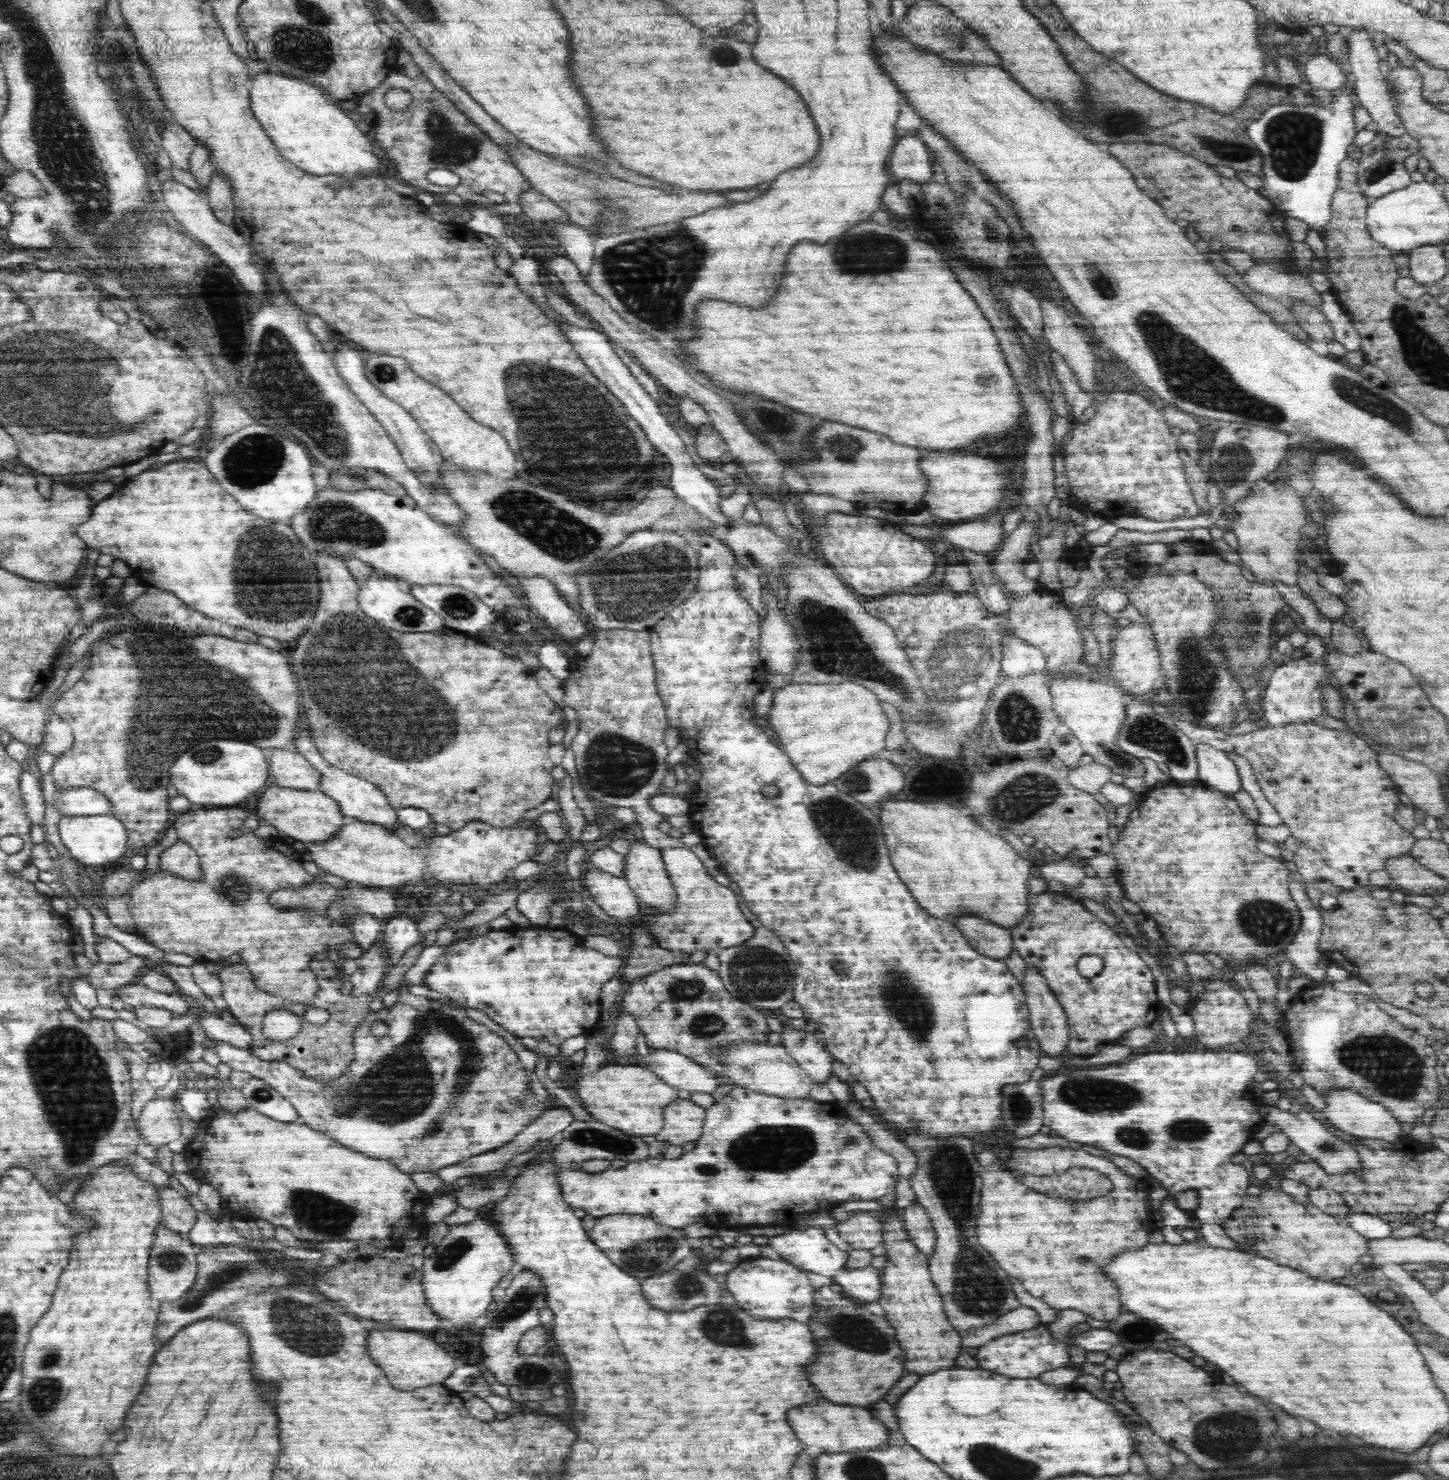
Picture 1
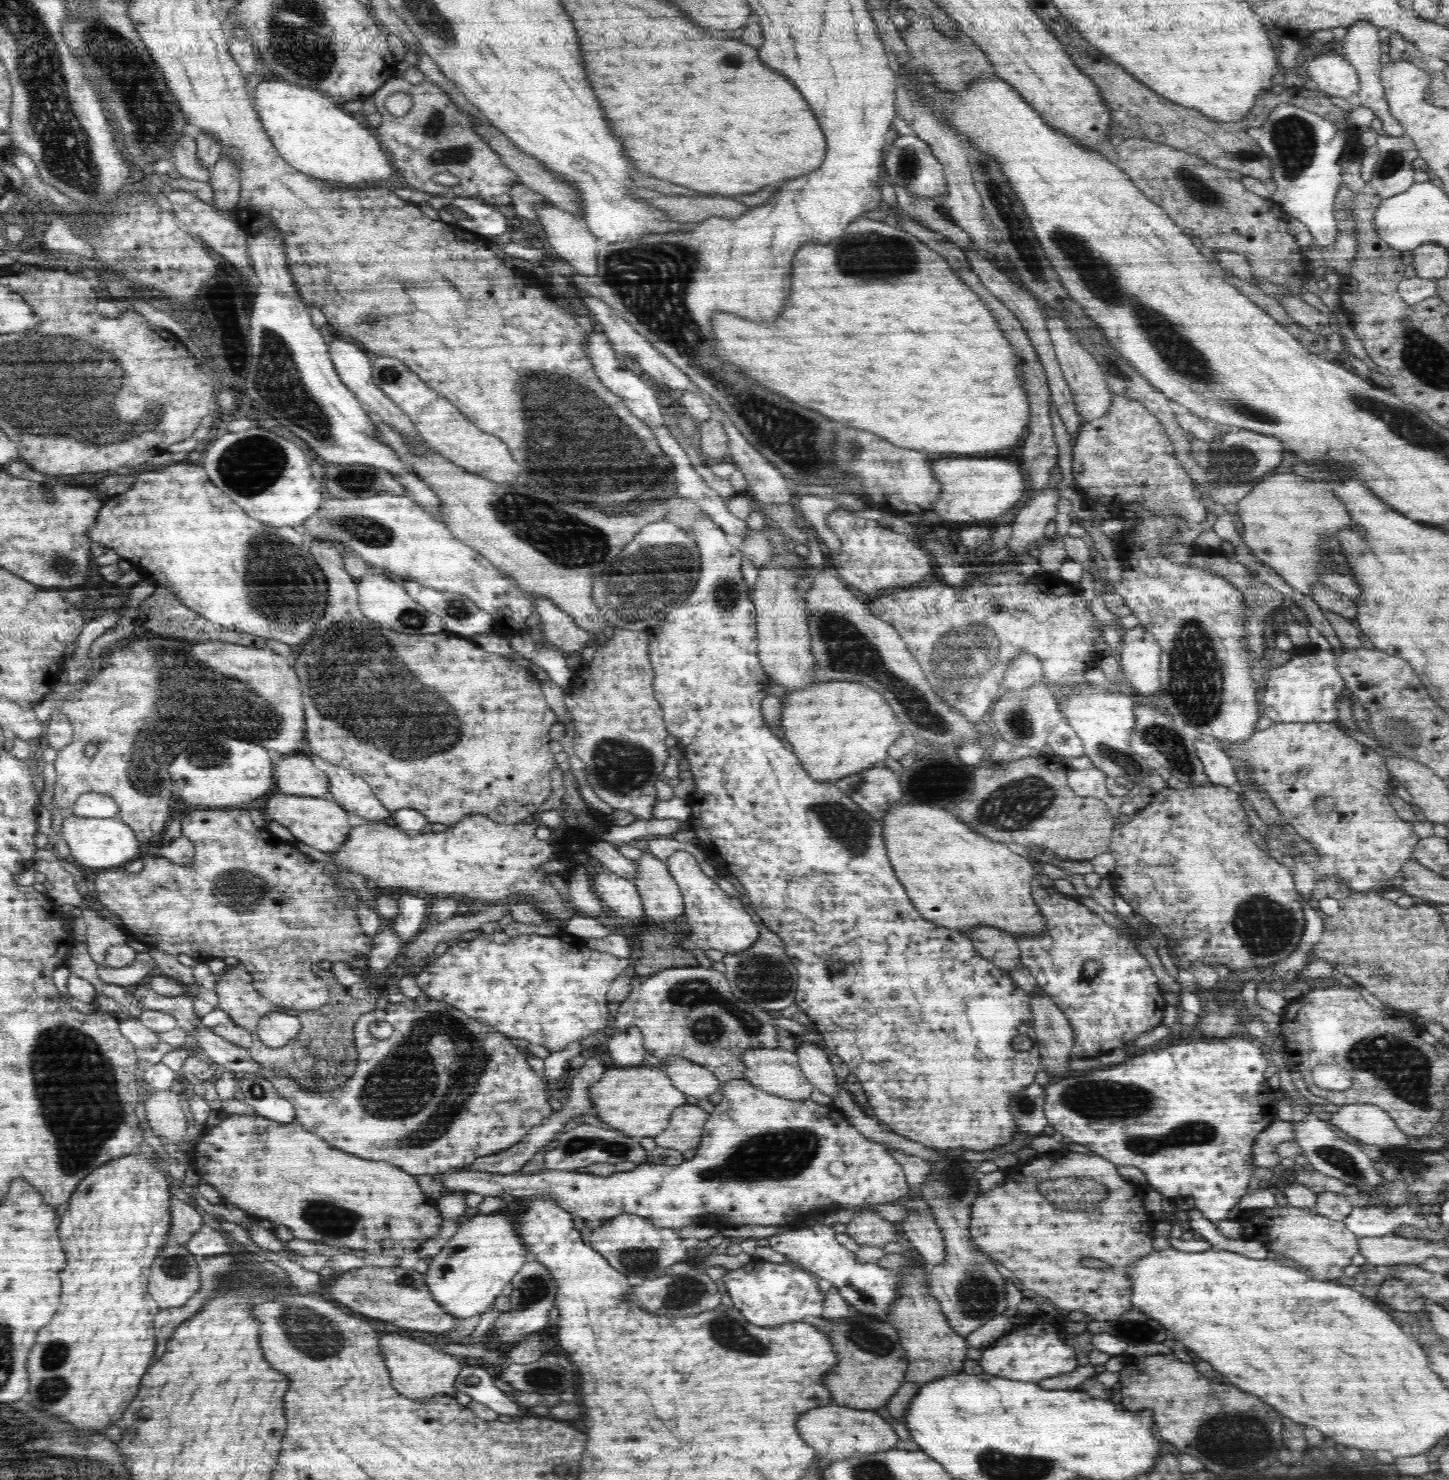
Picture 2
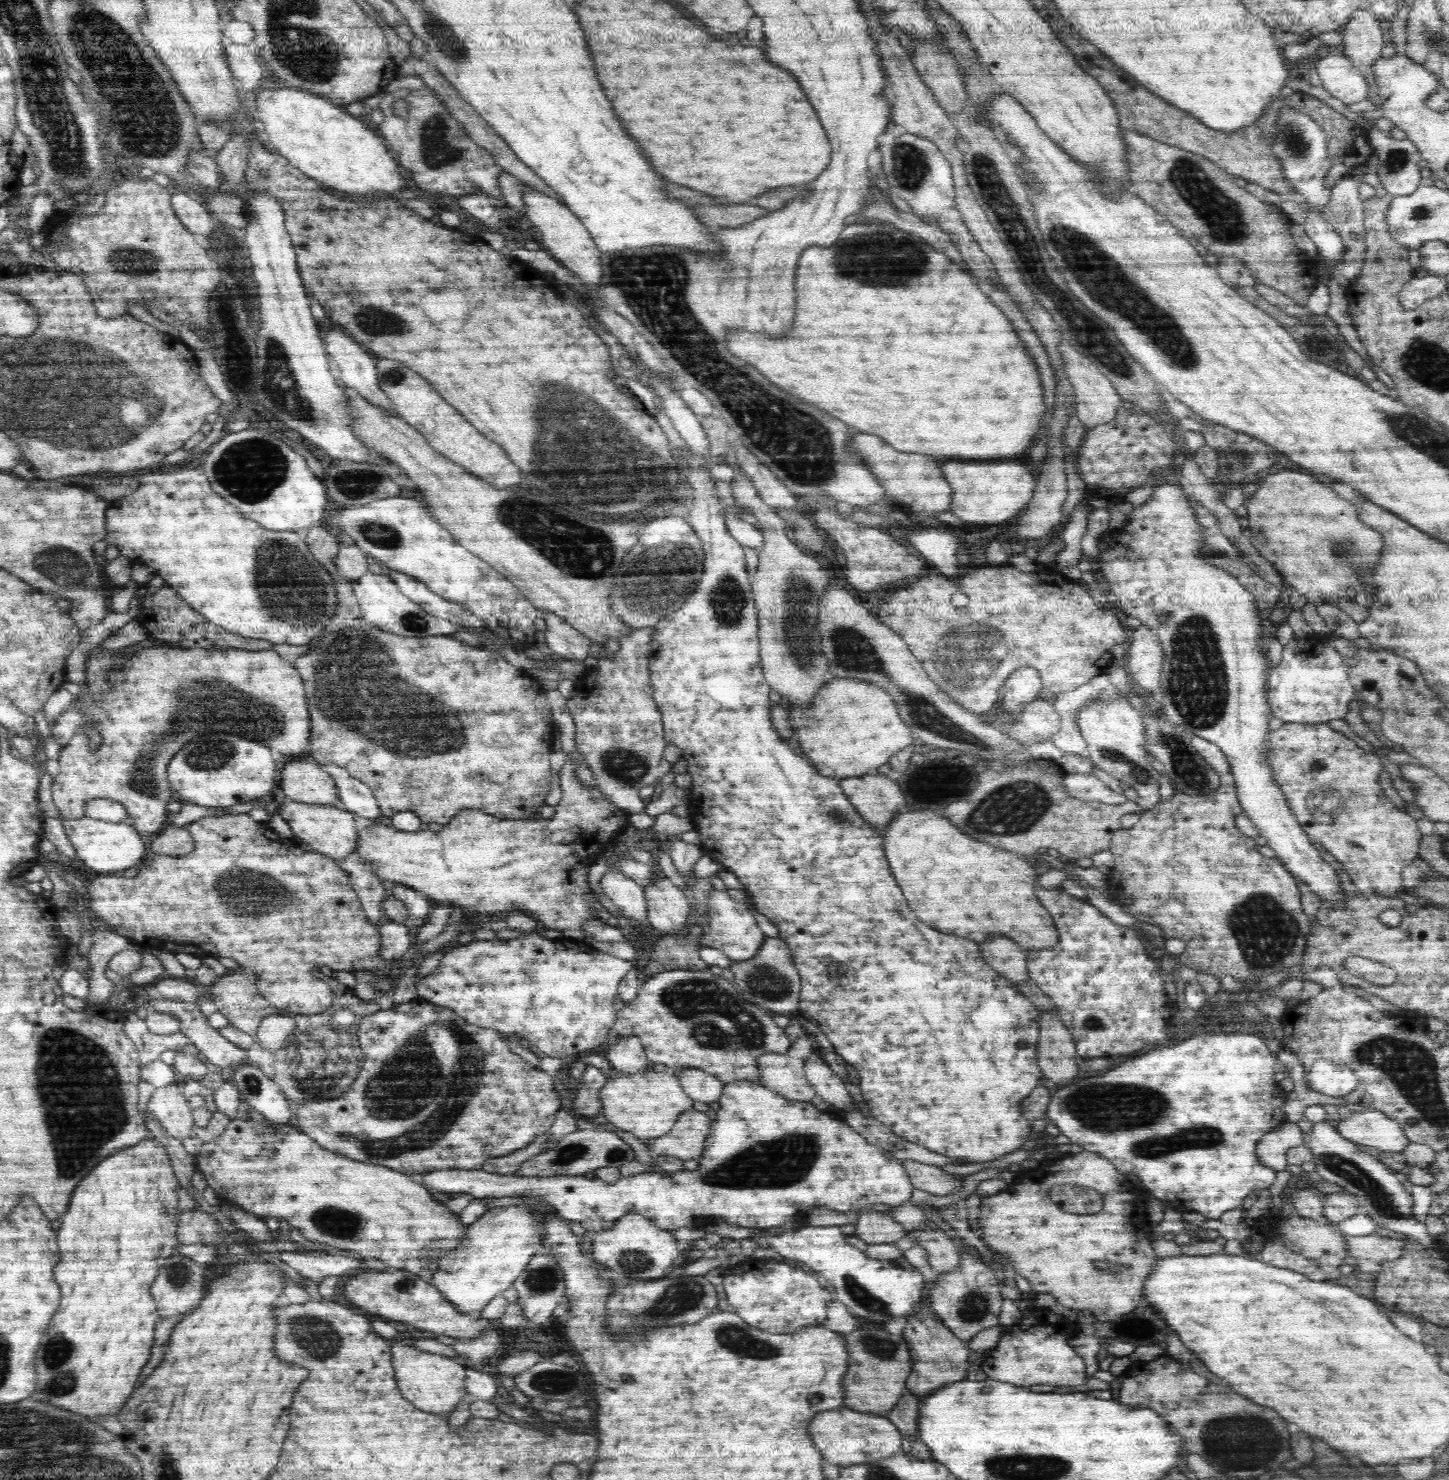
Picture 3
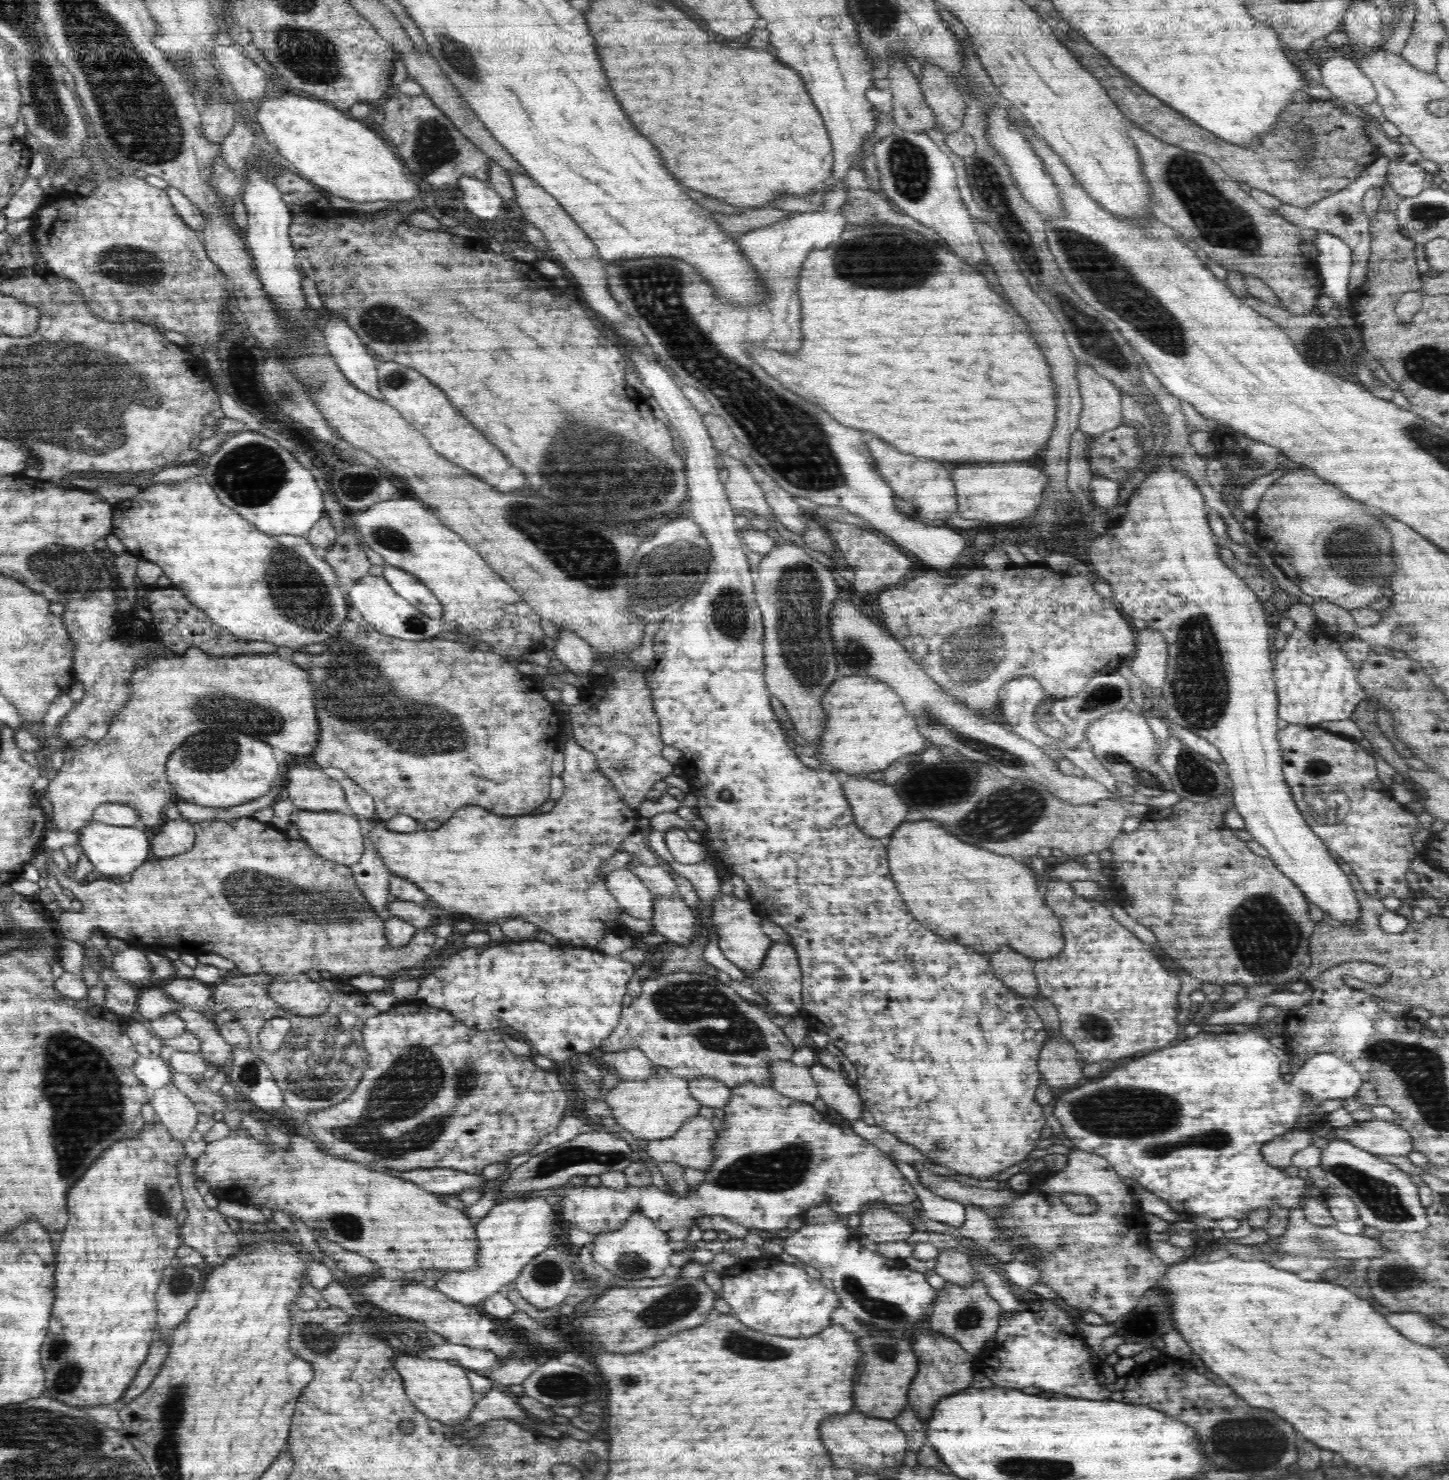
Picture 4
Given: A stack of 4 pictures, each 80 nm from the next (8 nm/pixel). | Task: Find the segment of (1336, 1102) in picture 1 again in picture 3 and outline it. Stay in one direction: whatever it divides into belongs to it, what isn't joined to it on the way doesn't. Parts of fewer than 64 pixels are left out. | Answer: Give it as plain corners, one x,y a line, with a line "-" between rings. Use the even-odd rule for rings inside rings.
1352,1107
1352,1111
1352,1115
1337,1125
1344,1138
1383,1152
1402,1152
1410,1144
1404,1129
1382,1111
1359,1107

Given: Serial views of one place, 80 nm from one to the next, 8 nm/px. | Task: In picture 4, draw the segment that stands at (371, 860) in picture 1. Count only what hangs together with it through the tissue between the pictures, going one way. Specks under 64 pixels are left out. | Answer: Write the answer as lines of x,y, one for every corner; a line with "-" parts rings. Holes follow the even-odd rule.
570,725
564,726
559,740
564,743
562,751
565,754
565,770
560,776
563,780
564,791
562,798
559,798
555,802
554,808
549,812
539,814
538,816
501,817
500,815
488,812
488,810
480,810
480,806
466,805
464,808
458,809
445,823
442,823
438,830
400,833
398,831
388,831
385,826
377,824
376,828
364,836
367,845
369,845
369,848
375,850
377,856
380,856
381,864
384,864
391,876
404,877
404,880
412,881
414,885
418,885
424,893
428,894
430,901
436,904
440,912
444,914
451,913
457,917
467,914
480,920
480,922
483,921
489,924
501,921
496,920
496,918
522,918
530,922
530,924
535,924
542,932
552,934
561,946
588,946
588,948
596,948
600,944
600,940
604,938
604,934
629,934
629,930
620,919
620,914
625,912
625,910
617,904
612,894
605,888
605,877
602,875
602,871
600,871
600,866
610,856
614,856
616,852
622,851
622,843
628,836
640,831
638,820
642,818
642,815
638,813
638,810
628,808
628,805
623,804
617,798
613,786
598,771
597,762
593,754
576,744
576,738
573,737
573,729

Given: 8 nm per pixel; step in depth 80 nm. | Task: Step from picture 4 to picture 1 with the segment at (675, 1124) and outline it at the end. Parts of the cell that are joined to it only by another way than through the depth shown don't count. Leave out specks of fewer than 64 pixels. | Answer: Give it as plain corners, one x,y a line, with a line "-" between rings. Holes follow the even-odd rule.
609,1060
598,1072
590,1072
588,1076
581,1075
576,1088
577,1098
582,1106
609,1127
623,1130
636,1136
655,1135
664,1126
664,1106
676,1102
678,1094
673,1086
657,1077
648,1067
639,1064
619,1064

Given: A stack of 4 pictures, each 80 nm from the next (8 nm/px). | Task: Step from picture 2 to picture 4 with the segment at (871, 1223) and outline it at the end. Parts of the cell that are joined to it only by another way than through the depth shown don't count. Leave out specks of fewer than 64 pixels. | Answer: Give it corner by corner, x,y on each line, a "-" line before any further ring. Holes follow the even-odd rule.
888,1208
867,1209
860,1216
862,1234
877,1244
906,1241
915,1231
910,1221

